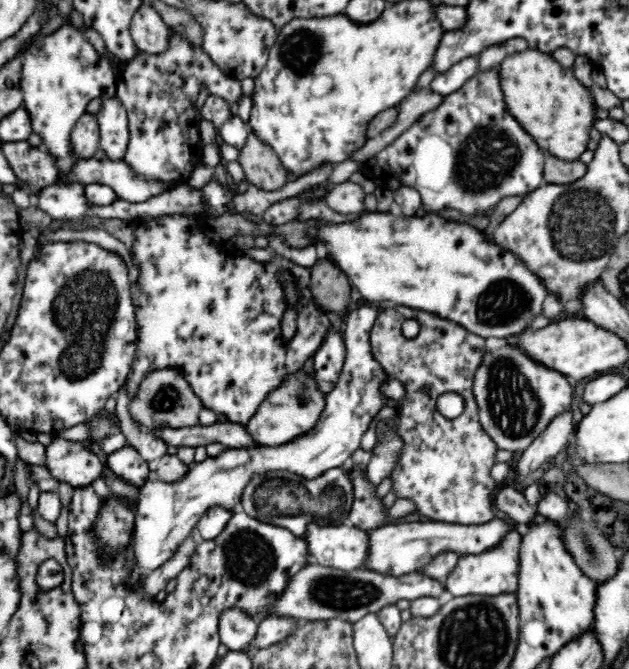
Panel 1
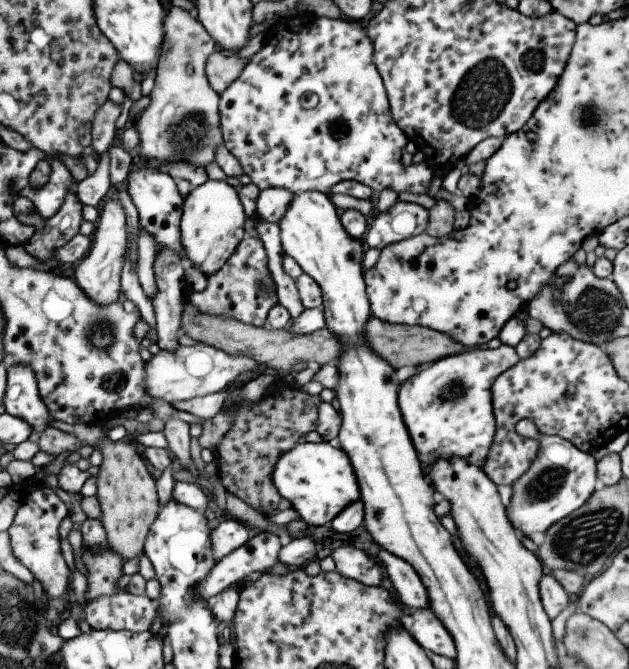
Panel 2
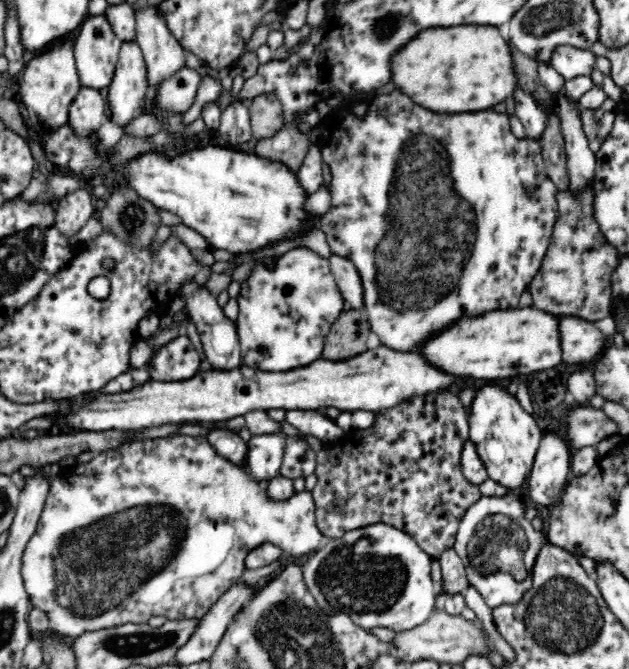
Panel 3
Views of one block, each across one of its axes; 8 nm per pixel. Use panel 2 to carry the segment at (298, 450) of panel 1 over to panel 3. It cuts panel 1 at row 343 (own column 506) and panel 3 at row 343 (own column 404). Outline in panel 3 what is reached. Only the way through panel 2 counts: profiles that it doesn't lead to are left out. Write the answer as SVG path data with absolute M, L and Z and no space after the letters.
M394 90L392 94L367 97L358 104L332 108L332 112L317 127L320 130L320 140L316 146L331 170L331 207L321 218L321 230L326 235L332 254L352 261L358 269L364 284L364 308L368 310L368 322L372 326L370 330L378 336L380 344L398 352L418 352L426 341L457 320L480 316L490 311L518 309L520 296L529 290L548 250L558 212L556 196L560 190L546 172L538 140L518 140L512 133L510 113L498 113L490 109L484 112L436 114L422 108L420 104L414 104L414 100L410 100L400 90Z

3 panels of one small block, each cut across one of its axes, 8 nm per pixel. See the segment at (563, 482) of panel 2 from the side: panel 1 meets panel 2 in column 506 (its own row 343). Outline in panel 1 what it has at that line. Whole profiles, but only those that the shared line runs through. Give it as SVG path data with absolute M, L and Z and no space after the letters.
M507 341L497 349L486 349L474 372L472 395L484 430L500 450L521 453L548 426L554 416L564 412L572 400L572 381L561 372L537 362L519 344Z

